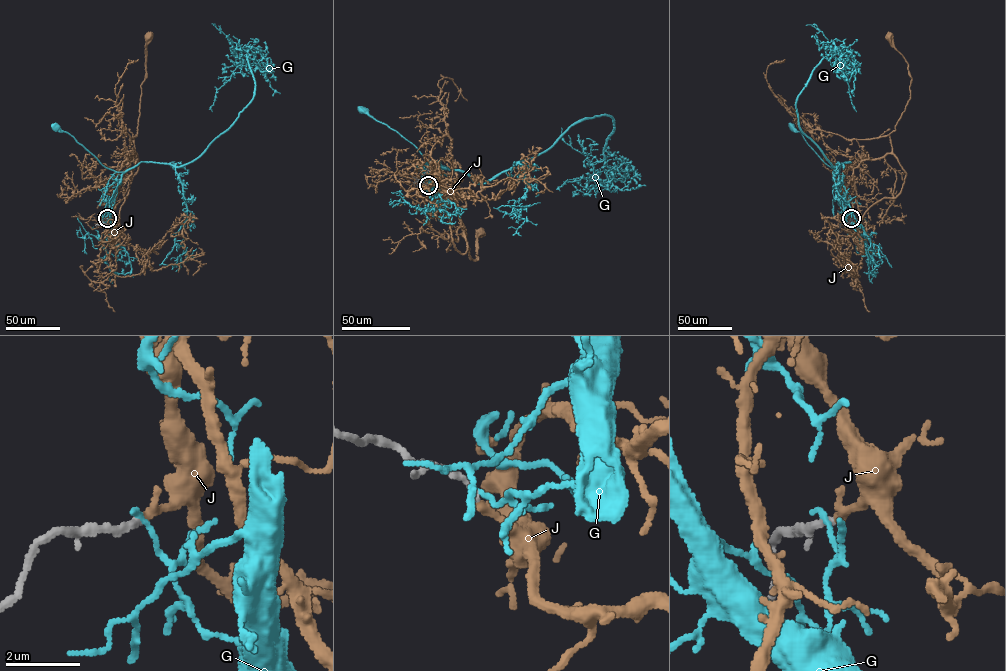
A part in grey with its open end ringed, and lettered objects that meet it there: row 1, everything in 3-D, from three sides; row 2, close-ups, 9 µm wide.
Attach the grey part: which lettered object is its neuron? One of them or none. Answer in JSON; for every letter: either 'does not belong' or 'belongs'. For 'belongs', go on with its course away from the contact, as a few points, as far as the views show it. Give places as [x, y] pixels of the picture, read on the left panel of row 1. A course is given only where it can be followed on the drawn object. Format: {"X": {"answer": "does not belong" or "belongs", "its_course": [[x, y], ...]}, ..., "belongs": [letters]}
{"G": {"answer": "does not belong"}, "J": {"answer": "belongs", "its_course": [[107, 218], [114, 192], [131, 174], [137, 159], [132, 159], [135, 153], [140, 85], [145, 74], [148, 38]]}, "belongs": ["J"]}

